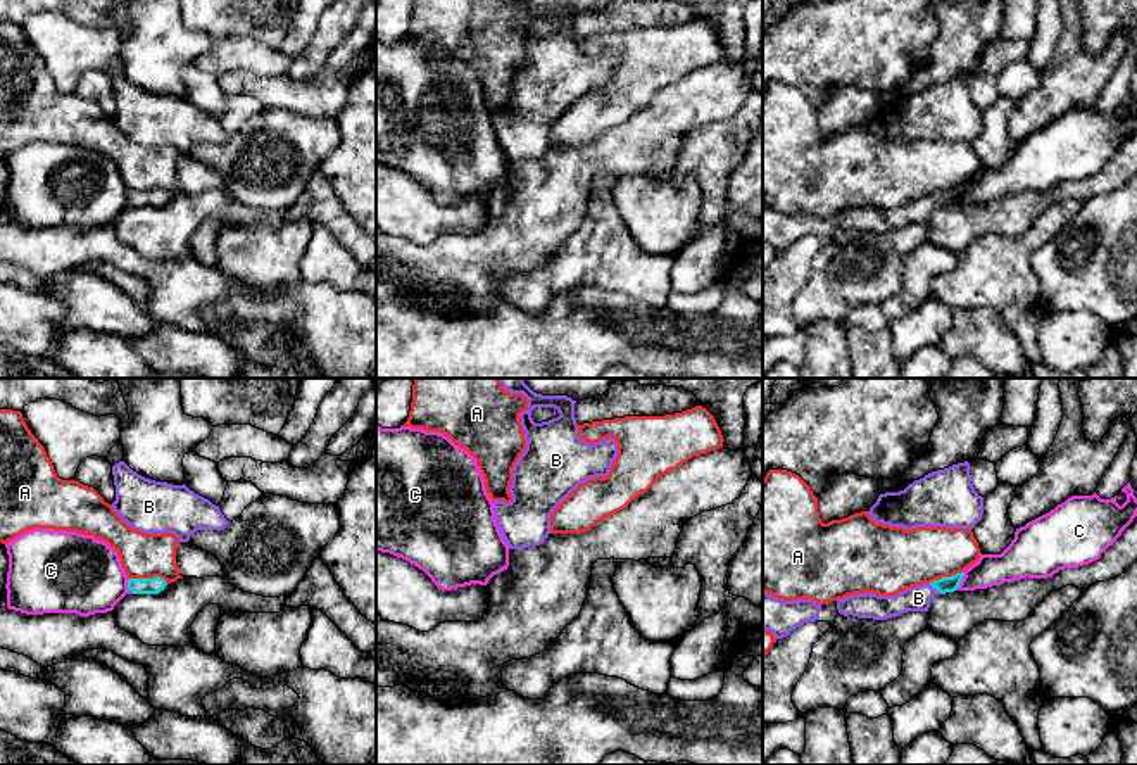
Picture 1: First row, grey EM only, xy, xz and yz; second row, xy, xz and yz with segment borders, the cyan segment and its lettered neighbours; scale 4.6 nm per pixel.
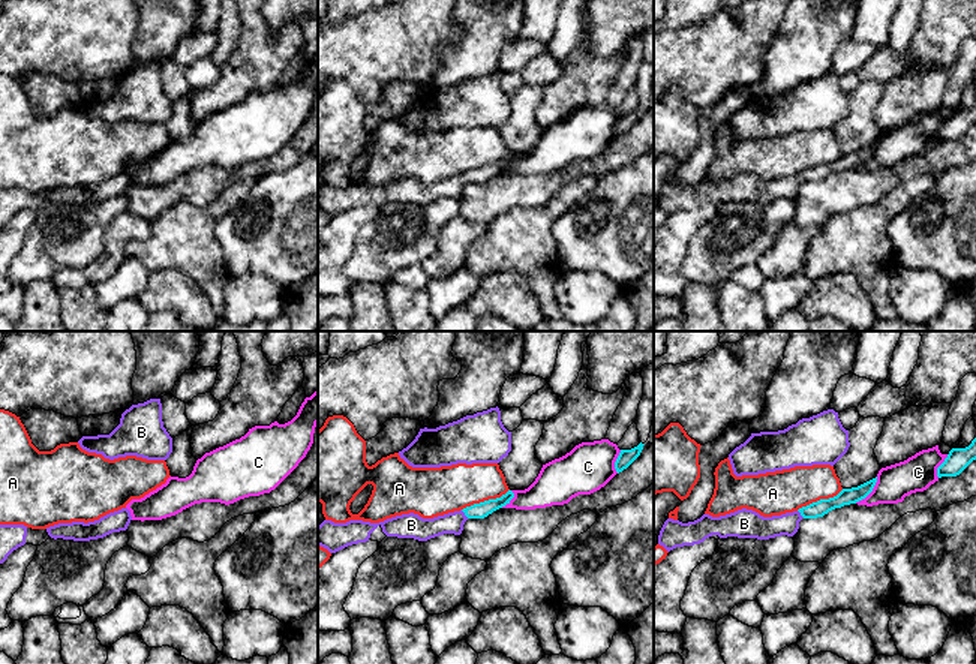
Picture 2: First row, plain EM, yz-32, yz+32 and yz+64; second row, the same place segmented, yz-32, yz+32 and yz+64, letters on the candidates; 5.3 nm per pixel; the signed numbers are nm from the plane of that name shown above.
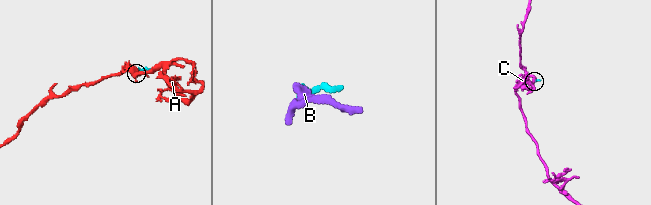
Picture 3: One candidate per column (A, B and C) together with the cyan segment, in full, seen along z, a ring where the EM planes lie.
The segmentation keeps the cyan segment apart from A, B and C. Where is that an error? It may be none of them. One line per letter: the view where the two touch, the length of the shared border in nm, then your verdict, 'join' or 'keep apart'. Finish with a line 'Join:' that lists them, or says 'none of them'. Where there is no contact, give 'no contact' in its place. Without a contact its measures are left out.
A: meets cyan in xy; contact 180 nm long; keep apart
B: meets cyan in yz; contact 80 nm long; join
C: meets cyan in yz; contact 100 nm long; keep apart
Join: B

